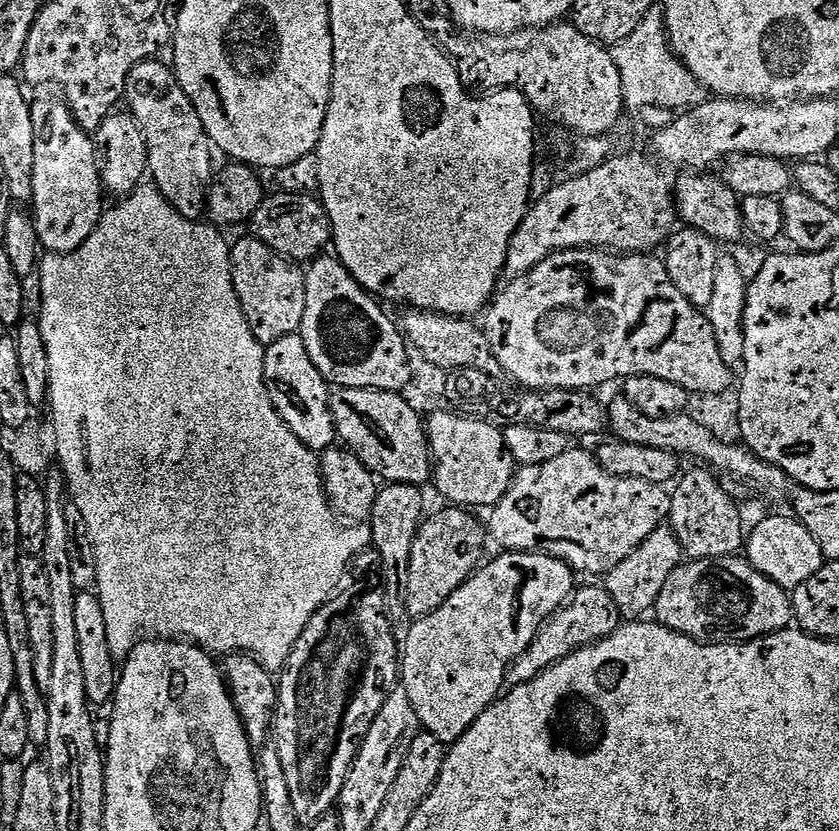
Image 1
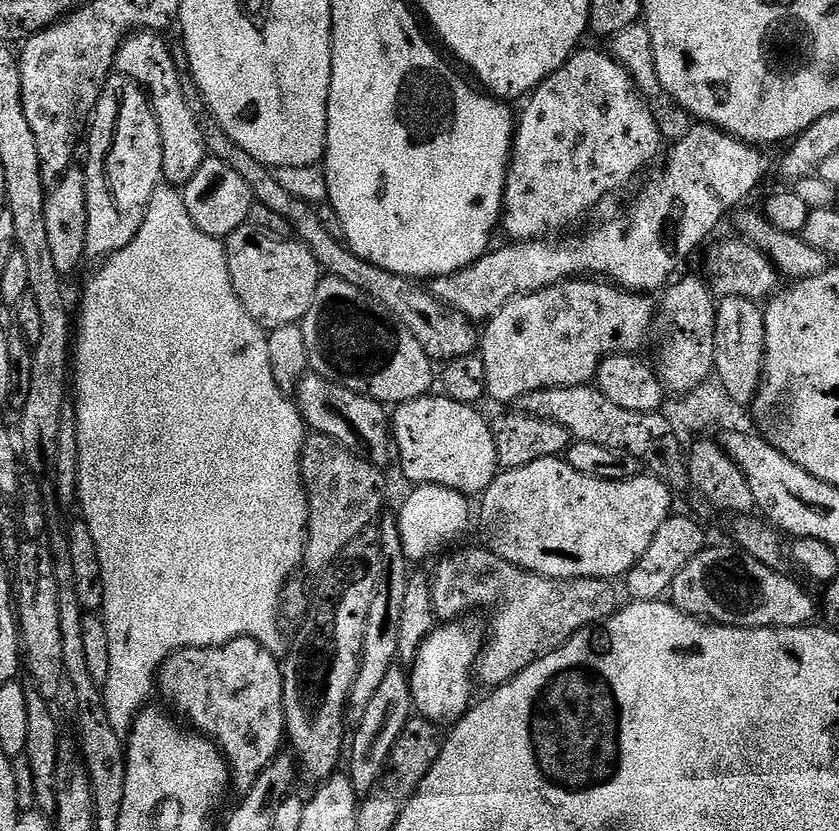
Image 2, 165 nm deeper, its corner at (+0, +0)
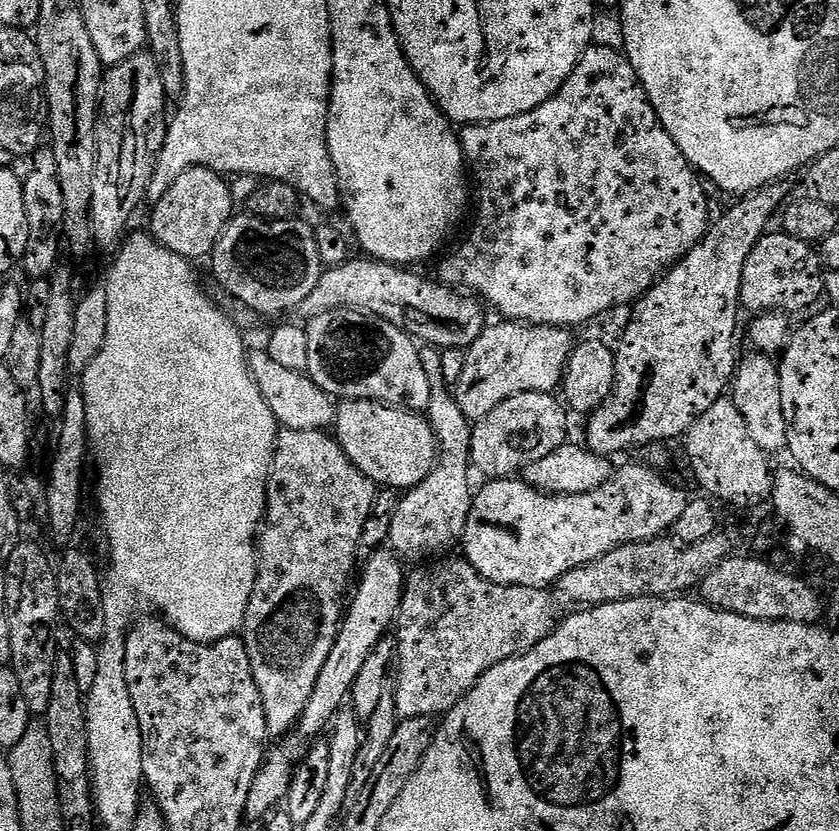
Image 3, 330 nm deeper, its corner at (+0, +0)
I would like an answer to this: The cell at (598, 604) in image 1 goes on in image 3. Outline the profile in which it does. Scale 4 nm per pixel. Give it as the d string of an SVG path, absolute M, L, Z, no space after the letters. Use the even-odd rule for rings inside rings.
M467 558L446 559L429 563L429 568L420 573L409 571L404 582L404 596L400 599L398 613L400 682L396 682L394 687L396 715L405 720L419 716L443 717L494 666L536 648L570 615L570 600L559 590L495 584L482 578Z

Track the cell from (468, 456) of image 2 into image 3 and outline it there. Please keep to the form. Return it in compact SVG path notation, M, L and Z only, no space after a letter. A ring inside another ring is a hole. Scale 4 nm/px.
M346 400L336 409L334 436L340 442L340 449L348 455L357 470L377 486L385 484L388 488L409 490L423 482L436 468L438 443L435 431L421 413L420 417L418 413L407 412L406 409L378 400Z

